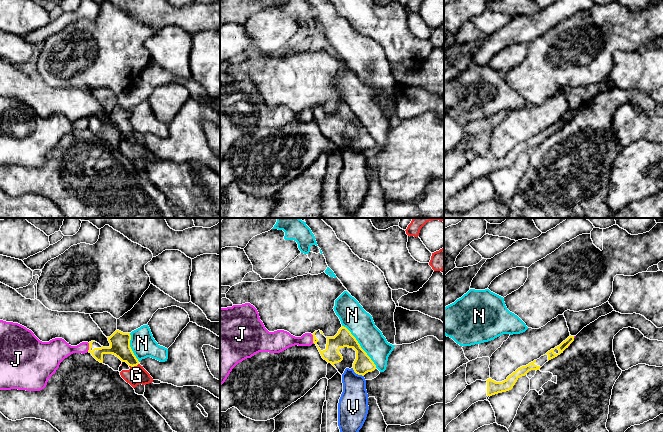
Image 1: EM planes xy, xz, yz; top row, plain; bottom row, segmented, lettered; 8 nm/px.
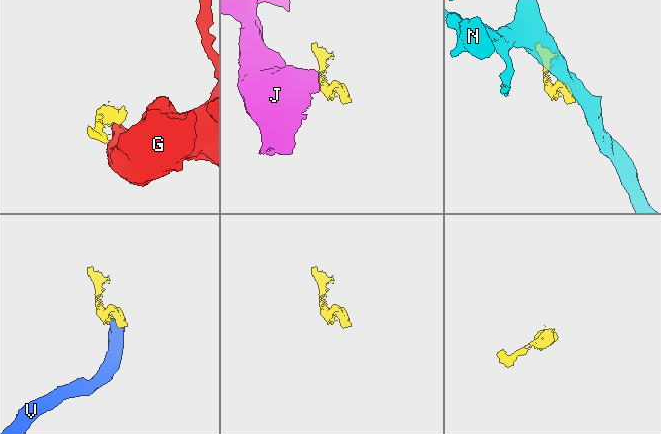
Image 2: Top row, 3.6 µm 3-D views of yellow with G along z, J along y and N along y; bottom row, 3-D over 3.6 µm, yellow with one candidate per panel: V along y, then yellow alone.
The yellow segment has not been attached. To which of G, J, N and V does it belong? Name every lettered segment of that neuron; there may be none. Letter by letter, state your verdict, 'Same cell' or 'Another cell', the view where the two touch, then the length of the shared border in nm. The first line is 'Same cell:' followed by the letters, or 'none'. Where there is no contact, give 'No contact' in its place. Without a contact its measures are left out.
Same cell: none
G: Another cell. Touches yellow in xy. Shared border 80 nm
J: Another cell. Touches yellow in xy. Shared border 70 nm
N: Another cell. Touches yellow in xz. Shared border 440 nm
V: Another cell. Touches yellow in xz. Shared border 120 nm

